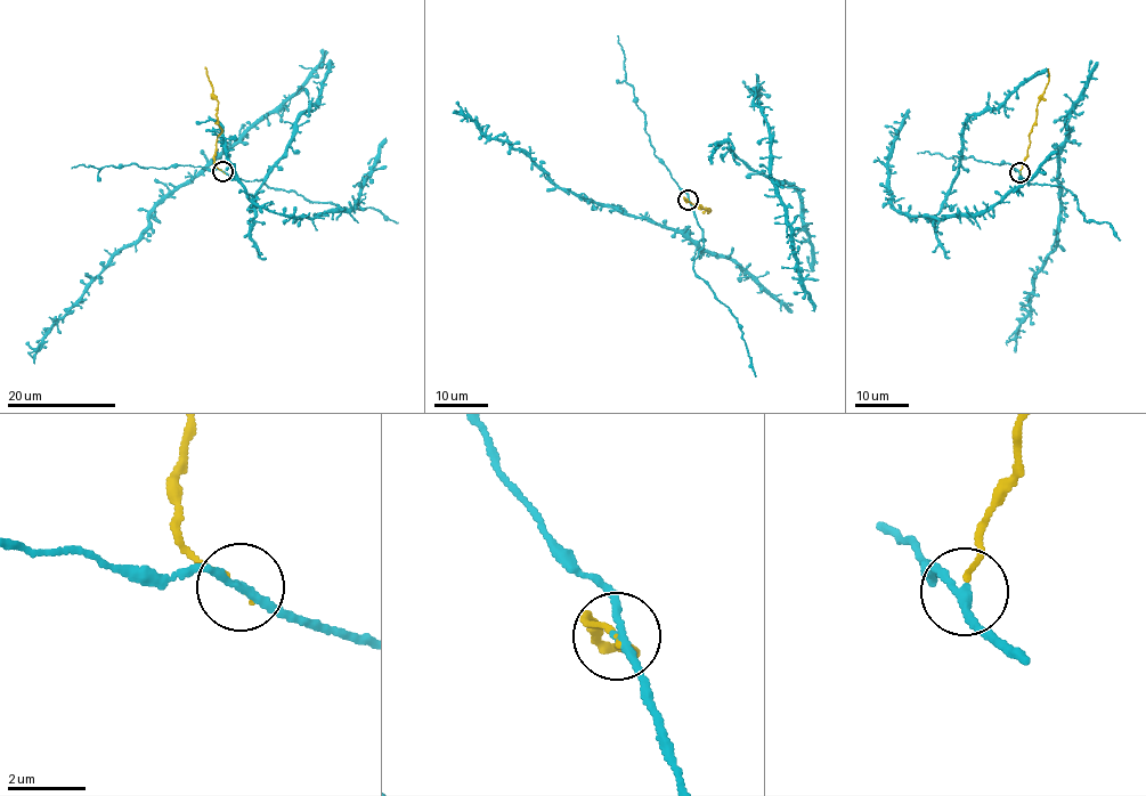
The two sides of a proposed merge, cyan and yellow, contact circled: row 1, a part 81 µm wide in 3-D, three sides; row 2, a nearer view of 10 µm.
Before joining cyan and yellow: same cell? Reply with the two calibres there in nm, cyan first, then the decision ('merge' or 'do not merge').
200 nm thick on the cyan side, 100 nm on the other; merge

